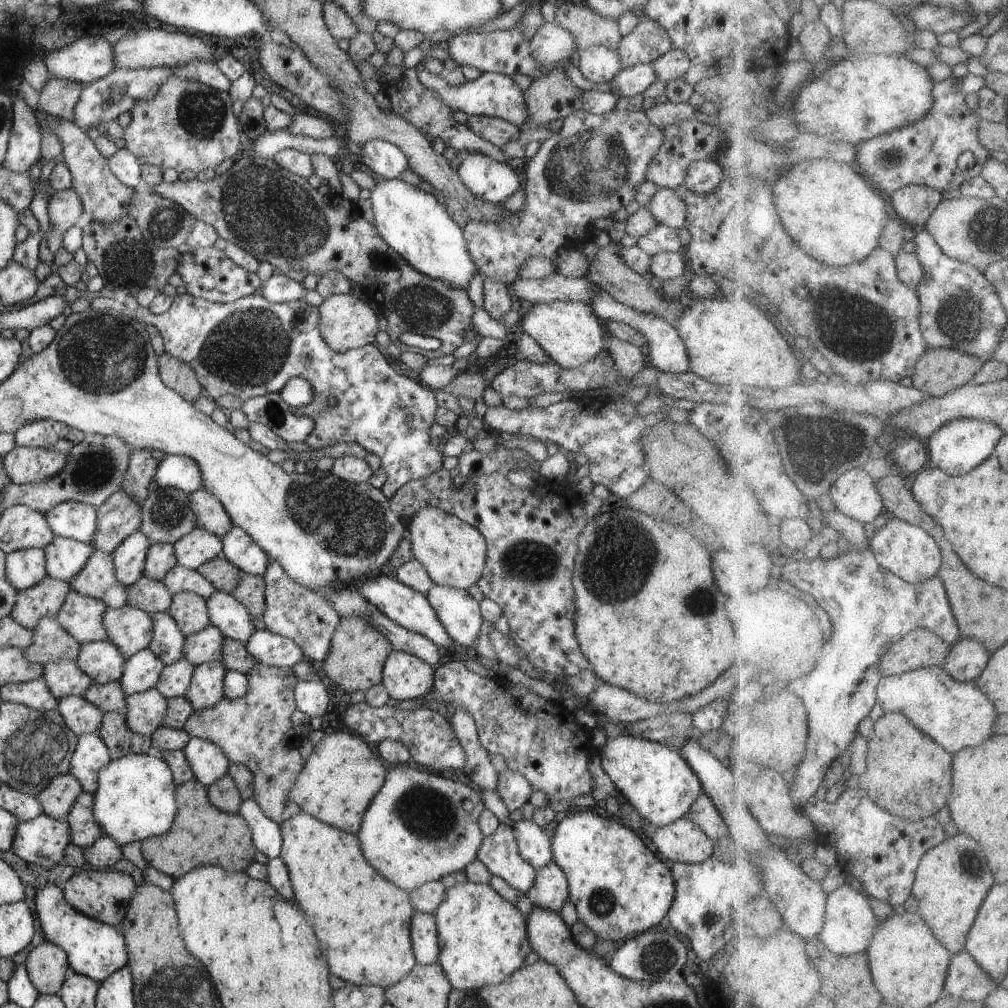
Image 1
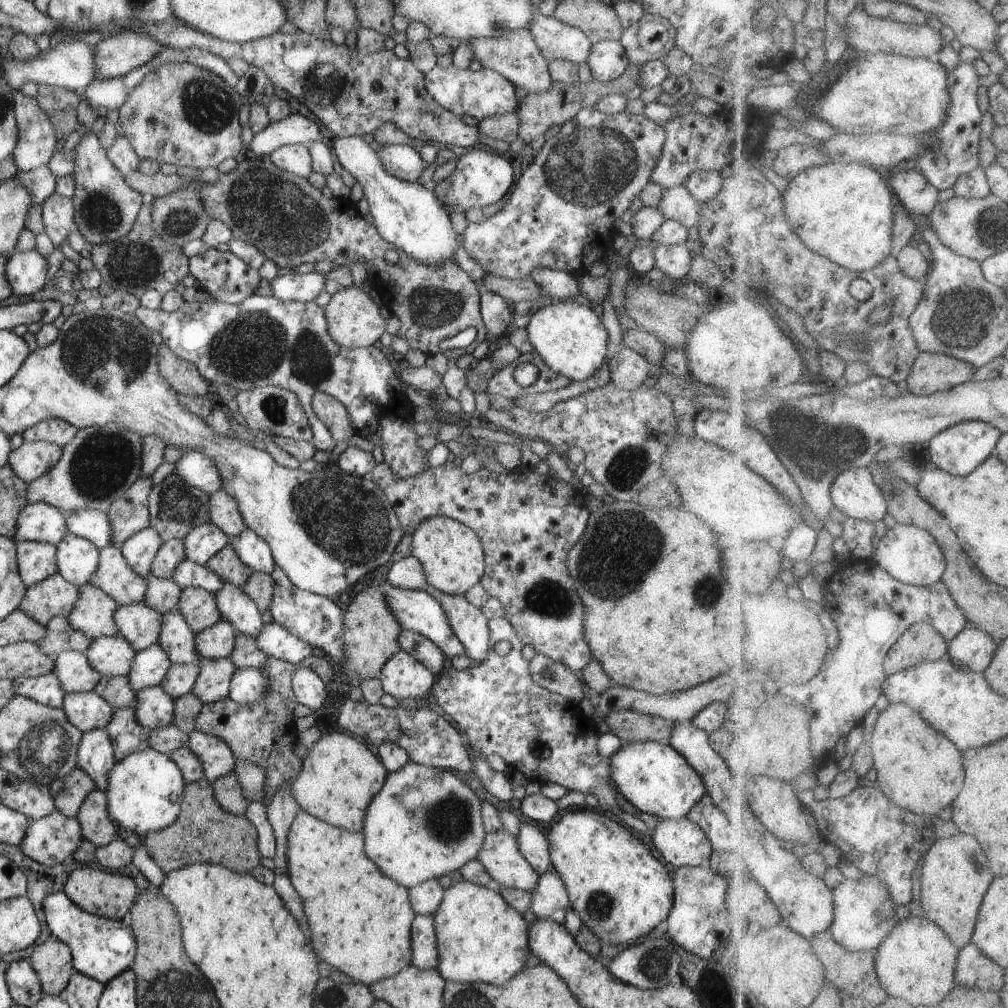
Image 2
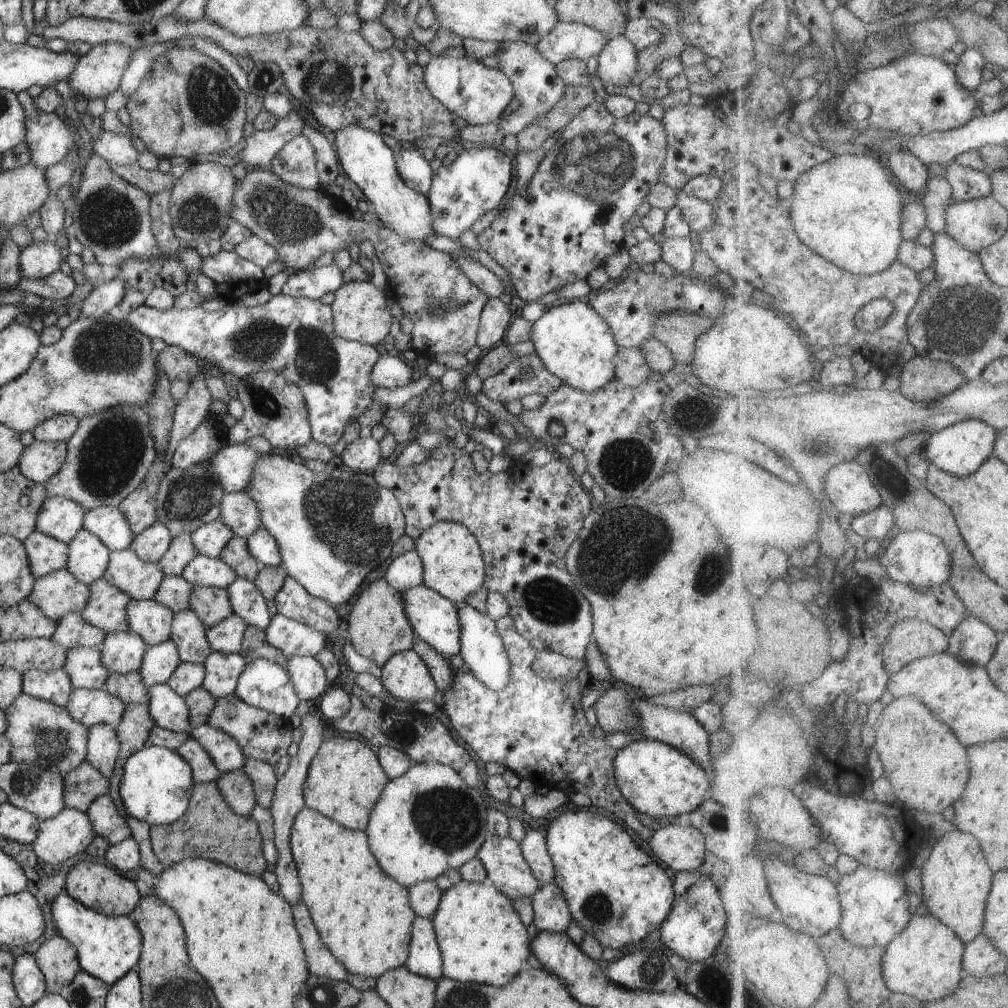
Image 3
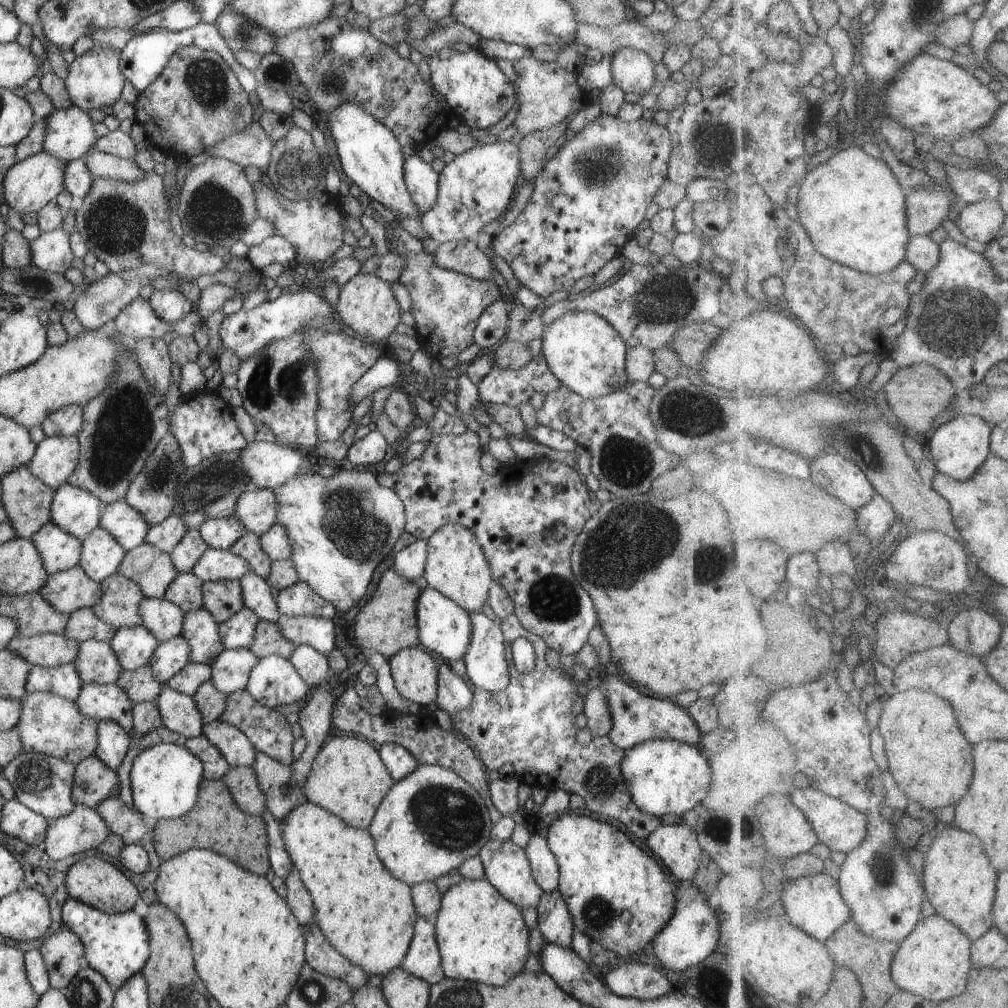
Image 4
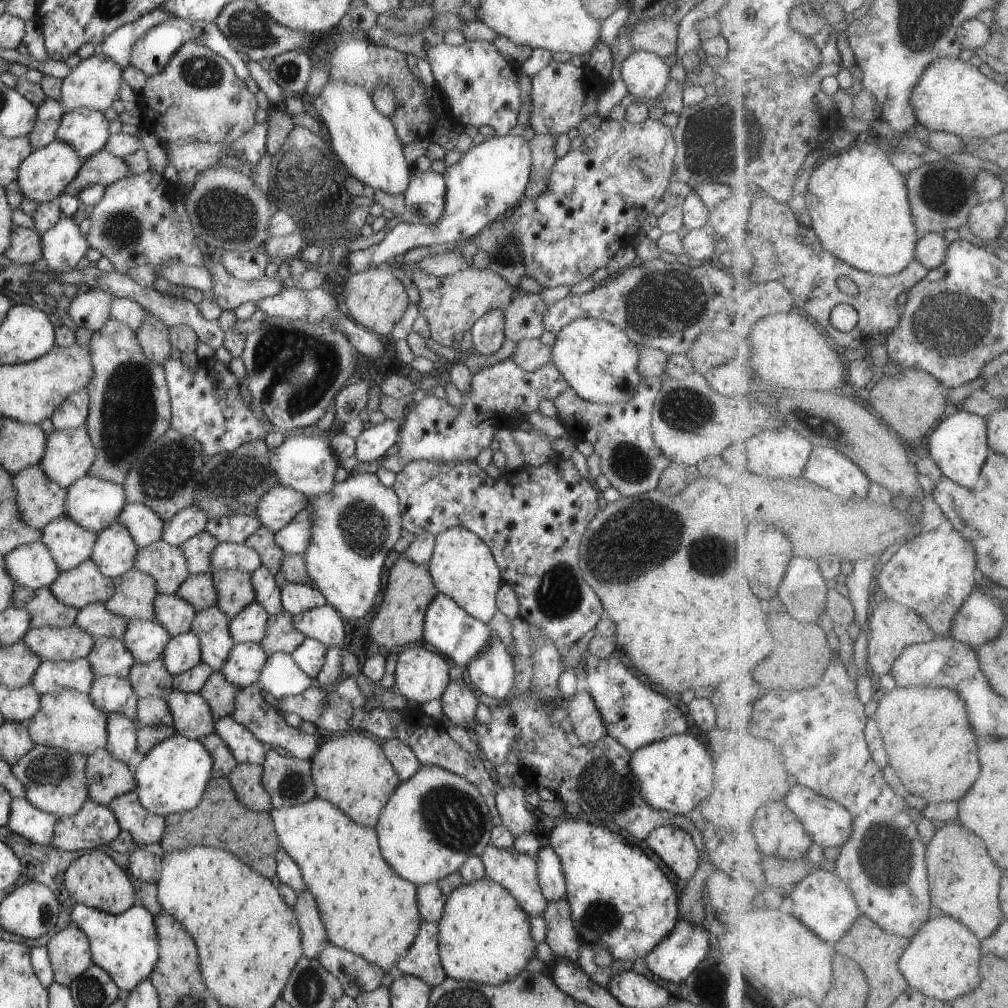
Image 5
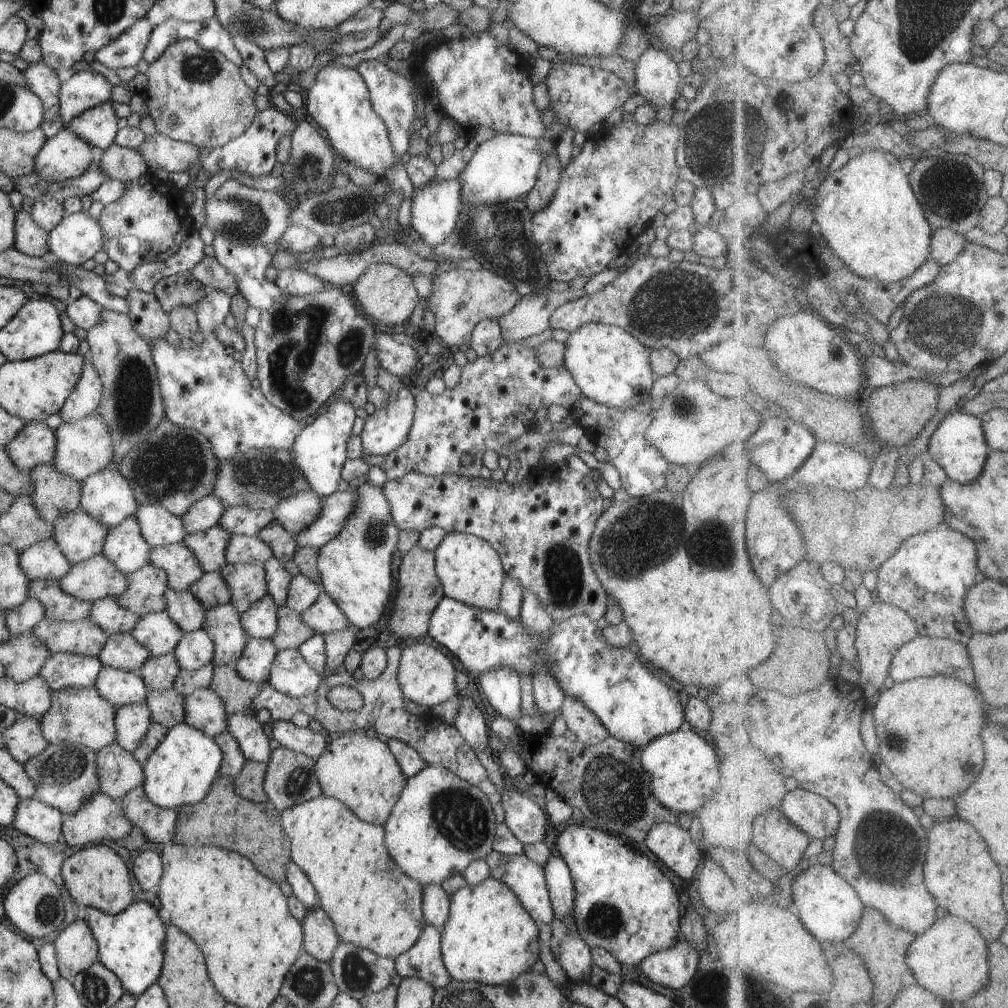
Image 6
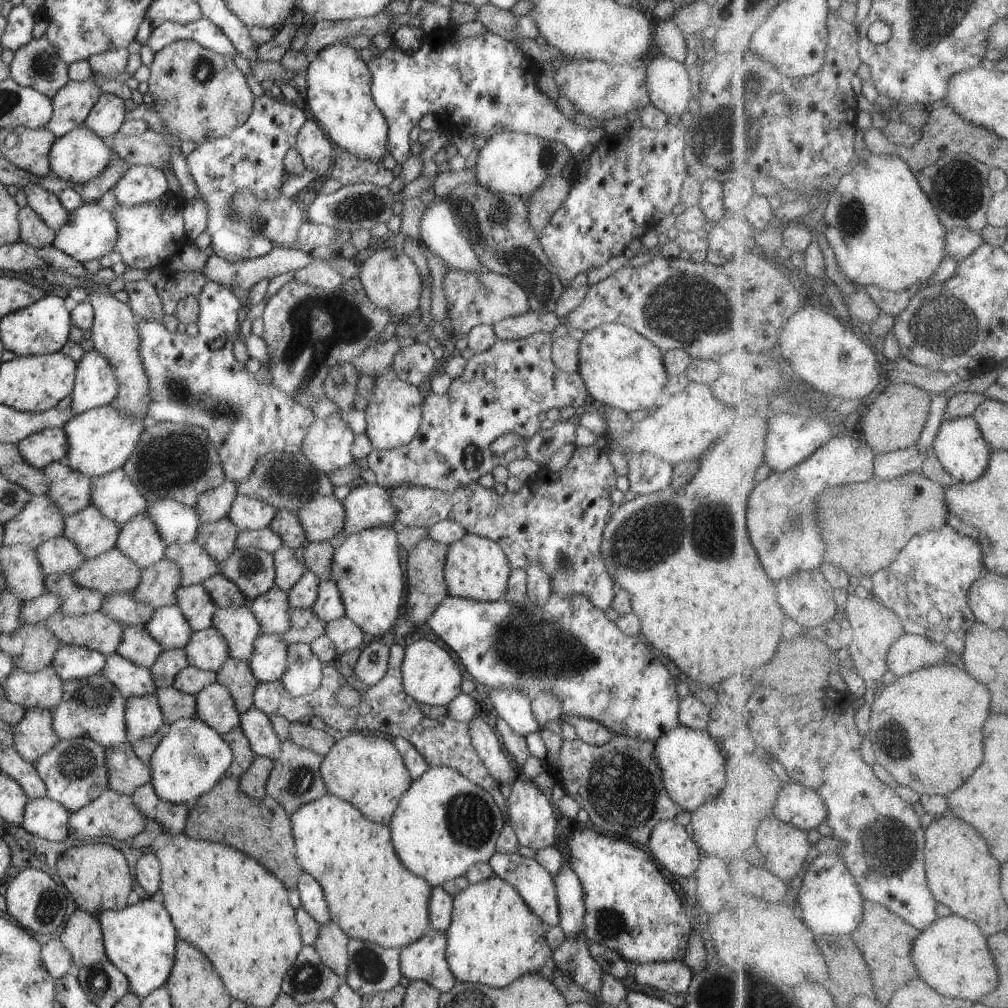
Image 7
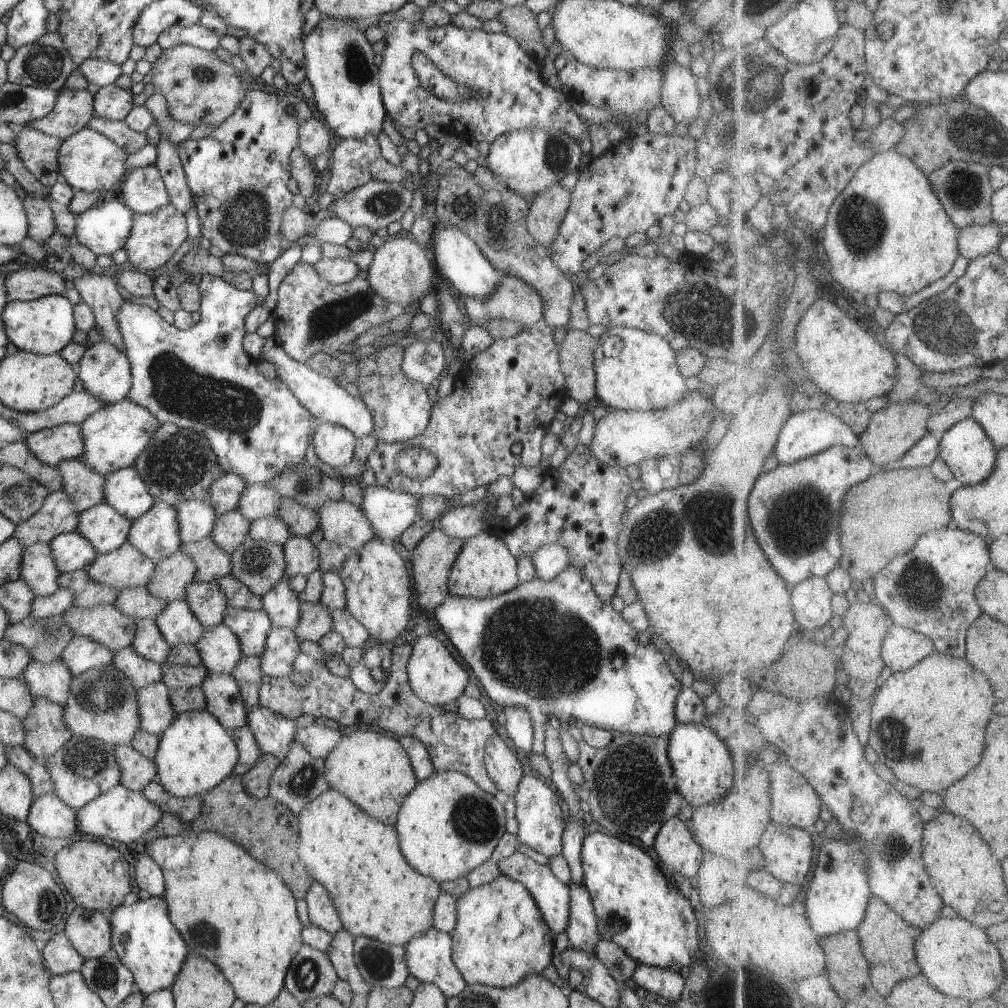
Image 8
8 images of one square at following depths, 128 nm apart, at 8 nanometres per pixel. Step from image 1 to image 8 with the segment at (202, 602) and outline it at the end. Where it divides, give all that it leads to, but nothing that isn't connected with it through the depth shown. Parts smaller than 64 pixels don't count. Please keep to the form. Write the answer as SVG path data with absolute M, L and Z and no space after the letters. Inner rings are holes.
M248 537L230 554L230 575L261 597L286 574L283 552L283 546Z

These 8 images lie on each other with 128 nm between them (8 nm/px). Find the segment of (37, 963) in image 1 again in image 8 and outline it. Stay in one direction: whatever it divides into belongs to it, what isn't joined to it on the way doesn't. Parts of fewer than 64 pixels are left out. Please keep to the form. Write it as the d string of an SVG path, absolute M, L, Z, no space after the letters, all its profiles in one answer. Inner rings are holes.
M78 907L71 912L63 933L84 960L99 959L111 949L108 913Z

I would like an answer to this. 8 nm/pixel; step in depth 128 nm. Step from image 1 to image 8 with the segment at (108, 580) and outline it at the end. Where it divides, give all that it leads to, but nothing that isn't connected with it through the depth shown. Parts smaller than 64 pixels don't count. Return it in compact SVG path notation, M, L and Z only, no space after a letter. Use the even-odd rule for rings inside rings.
M210 537L195 543L182 543L179 548L196 565L195 580L207 583L230 575L230 554L221 549Z

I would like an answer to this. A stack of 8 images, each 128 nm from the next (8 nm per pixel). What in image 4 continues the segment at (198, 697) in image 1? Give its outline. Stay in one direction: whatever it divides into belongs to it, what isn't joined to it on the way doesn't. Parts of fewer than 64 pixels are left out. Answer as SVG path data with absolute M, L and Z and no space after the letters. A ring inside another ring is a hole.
M224 649L210 666L210 680L226 696L244 690L258 661L259 658L250 649Z

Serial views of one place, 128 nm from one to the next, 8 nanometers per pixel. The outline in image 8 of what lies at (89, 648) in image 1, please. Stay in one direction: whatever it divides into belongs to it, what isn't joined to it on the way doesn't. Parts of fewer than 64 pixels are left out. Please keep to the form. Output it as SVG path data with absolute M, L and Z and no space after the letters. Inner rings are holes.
M185 600L170 601L155 618L155 623L171 647L195 645L205 629Z

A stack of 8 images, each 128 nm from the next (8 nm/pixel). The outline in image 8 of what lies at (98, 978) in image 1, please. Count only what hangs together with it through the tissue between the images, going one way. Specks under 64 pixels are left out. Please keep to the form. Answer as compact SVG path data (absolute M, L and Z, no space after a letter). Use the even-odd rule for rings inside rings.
M150 897L131 905L120 905L108 913L111 948L118 960L133 974L135 988L144 995L169 989L186 960L189 950L169 917L163 897Z

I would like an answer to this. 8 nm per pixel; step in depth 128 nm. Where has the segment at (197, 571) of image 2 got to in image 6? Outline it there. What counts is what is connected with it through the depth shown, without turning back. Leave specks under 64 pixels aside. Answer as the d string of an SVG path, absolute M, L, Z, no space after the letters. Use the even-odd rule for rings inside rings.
M232 535L226 546L226 563L266 562L272 558L272 548L258 536Z

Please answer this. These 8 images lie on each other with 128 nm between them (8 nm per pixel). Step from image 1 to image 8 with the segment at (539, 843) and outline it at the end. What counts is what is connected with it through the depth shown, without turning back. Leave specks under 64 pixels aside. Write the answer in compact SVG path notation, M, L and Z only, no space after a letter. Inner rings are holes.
M570 881L570 916L566 926L569 946L578 950L594 953L596 943L601 939L597 934L597 918L589 892L584 886Z

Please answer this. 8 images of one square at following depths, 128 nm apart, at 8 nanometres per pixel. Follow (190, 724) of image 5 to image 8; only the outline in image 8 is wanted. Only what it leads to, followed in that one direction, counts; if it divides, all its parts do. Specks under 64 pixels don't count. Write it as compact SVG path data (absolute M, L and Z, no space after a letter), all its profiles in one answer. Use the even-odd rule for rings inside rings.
M210 673L201 684L206 708L222 726L231 732L247 725L247 710L239 686L228 673Z

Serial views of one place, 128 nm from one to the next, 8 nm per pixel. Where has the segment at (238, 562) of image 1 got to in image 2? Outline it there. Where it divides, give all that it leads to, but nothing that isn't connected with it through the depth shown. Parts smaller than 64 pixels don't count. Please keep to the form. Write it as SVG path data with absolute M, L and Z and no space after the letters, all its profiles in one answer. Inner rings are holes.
M248 528L238 536L230 537L229 545L234 549L235 555L253 571L270 575L277 567L269 544Z

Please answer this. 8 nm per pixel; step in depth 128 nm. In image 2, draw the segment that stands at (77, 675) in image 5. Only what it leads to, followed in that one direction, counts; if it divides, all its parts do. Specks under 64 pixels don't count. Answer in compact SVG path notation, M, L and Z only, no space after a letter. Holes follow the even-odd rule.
M54 673L39 677L20 677L11 682L15 695L22 695L34 702L60 709L66 694Z

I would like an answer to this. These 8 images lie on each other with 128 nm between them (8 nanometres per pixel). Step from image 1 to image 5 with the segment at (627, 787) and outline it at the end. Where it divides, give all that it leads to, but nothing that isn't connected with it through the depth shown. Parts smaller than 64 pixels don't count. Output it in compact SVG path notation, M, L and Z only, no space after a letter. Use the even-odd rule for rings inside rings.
M694 730L637 748L631 754L629 767L640 783L644 802L659 811L689 816L688 812L697 808L714 791L715 776L711 757L714 751L702 745Z

